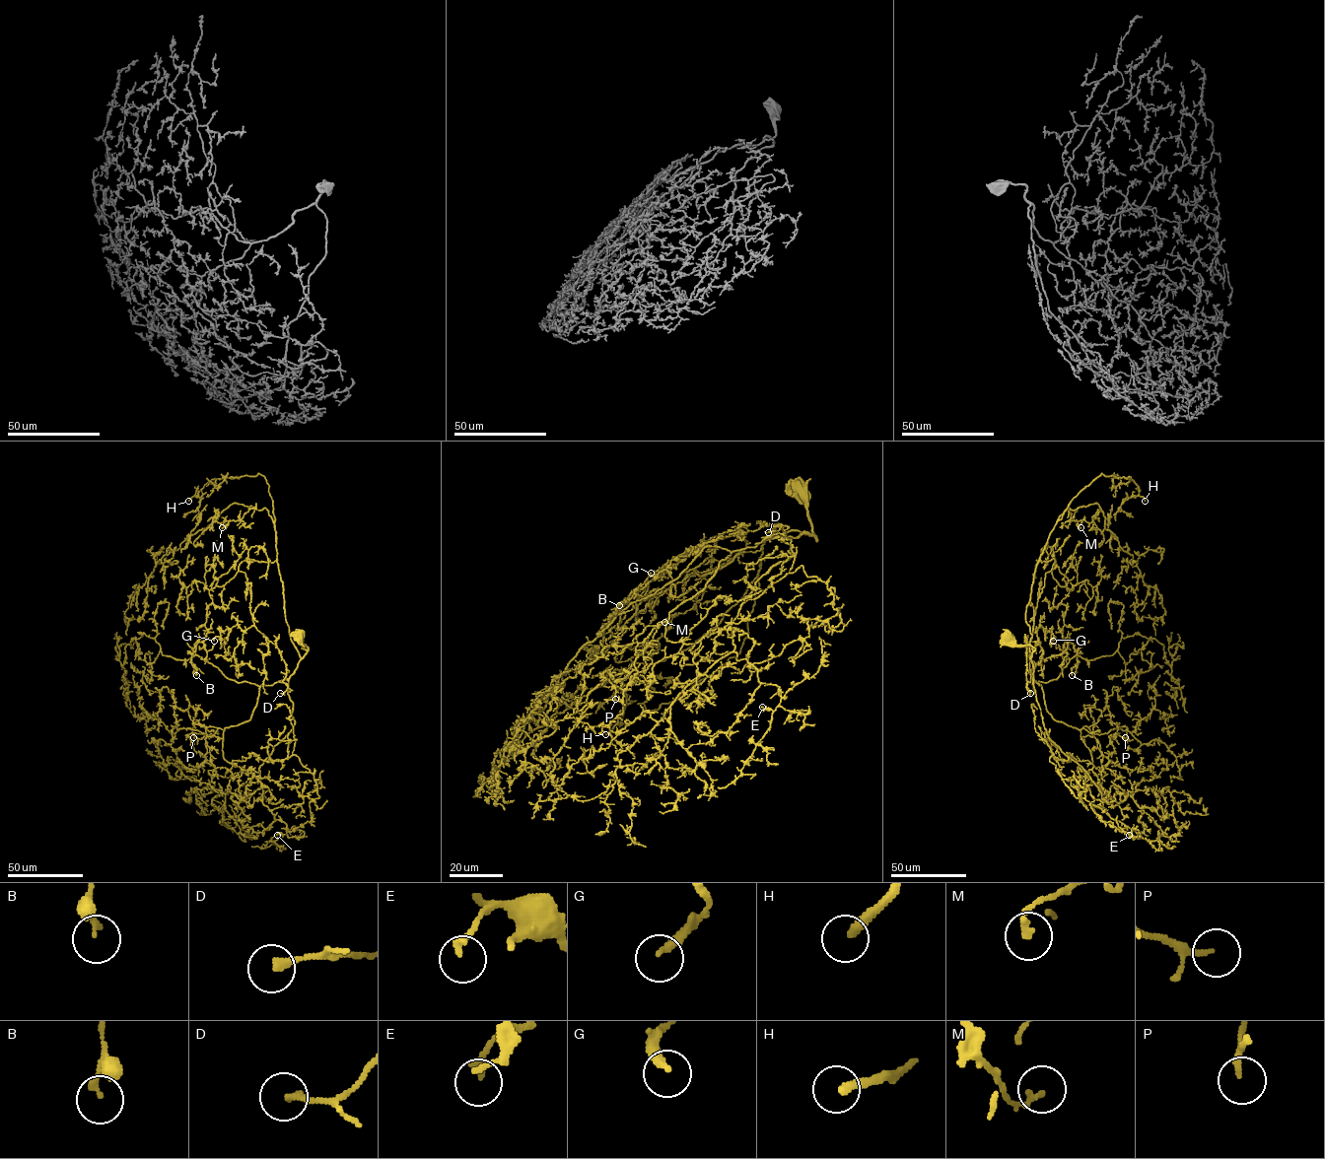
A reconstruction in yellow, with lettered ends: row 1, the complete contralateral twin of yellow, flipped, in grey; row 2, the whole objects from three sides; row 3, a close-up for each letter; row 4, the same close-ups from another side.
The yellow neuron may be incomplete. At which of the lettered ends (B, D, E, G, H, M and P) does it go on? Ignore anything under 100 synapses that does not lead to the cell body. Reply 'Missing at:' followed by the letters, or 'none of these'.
Missing at: H

